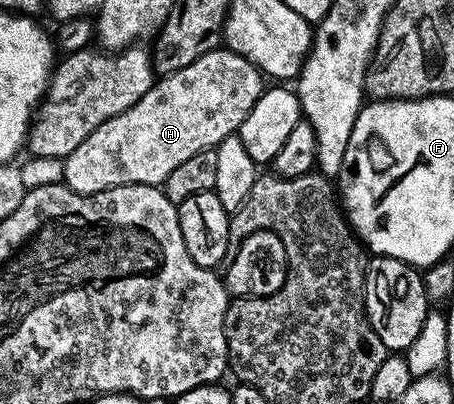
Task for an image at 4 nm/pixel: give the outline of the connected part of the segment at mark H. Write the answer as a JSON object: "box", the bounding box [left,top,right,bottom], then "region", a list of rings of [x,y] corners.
{"box":[62,47,264,193],"region":[[[226,47],[209,51],[205,55],[201,55],[201,59],[189,63],[189,67],[181,67],[181,71],[160,76],[152,89],[145,95],[141,95],[141,99],[137,99],[137,103],[133,103],[133,107],[129,107],[129,111],[121,111],[121,115],[117,115],[113,119],[101,123],[101,127],[97,127],[97,131],[93,131],[93,135],[89,135],[89,139],[85,139],[85,143],[81,143],[81,147],[77,147],[77,151],[73,151],[63,161],[62,184],[66,185],[67,188],[71,189],[74,193],[100,193],[101,191],[112,189],[118,185],[162,186],[163,181],[169,179],[169,175],[173,175],[173,171],[176,167],[178,167],[180,163],[185,163],[185,159],[197,155],[197,151],[215,149],[226,137],[238,134],[245,115],[249,115],[253,103],[257,103],[257,99],[263,94],[264,88],[264,74],[260,73],[253,63],[249,63],[249,59],[232,53],[231,50]]]}

